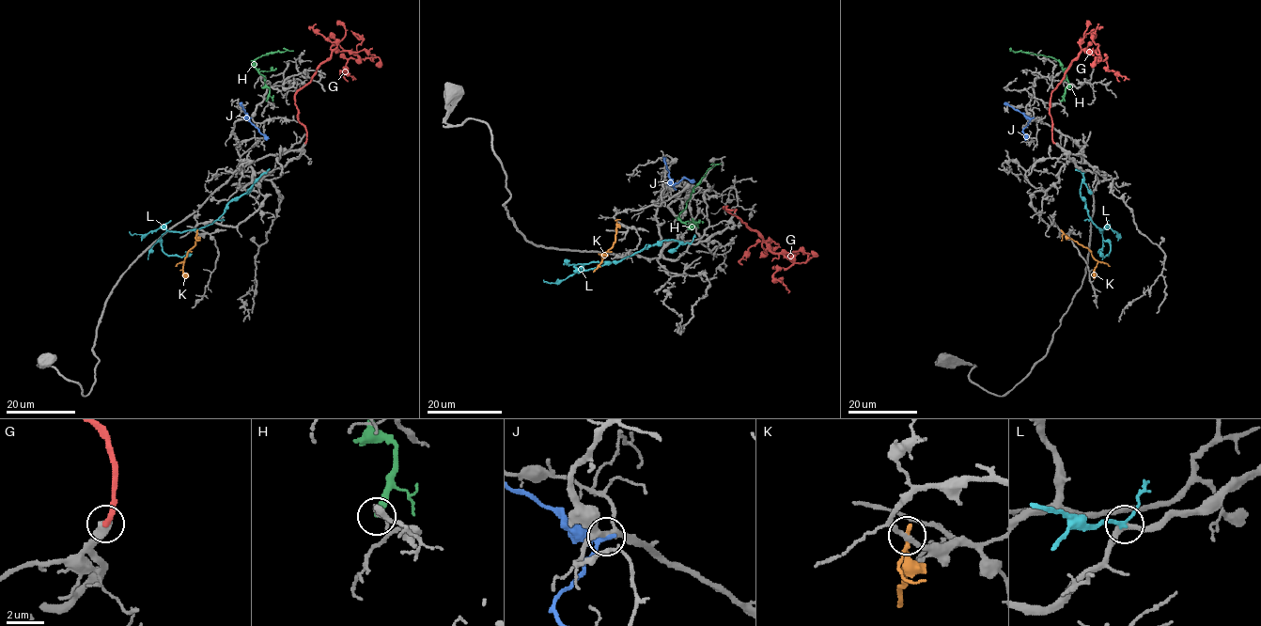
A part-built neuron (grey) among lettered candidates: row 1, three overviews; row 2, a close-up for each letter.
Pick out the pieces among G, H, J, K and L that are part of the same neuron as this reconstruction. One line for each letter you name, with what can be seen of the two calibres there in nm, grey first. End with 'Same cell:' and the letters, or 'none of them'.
Same cell: none of them

